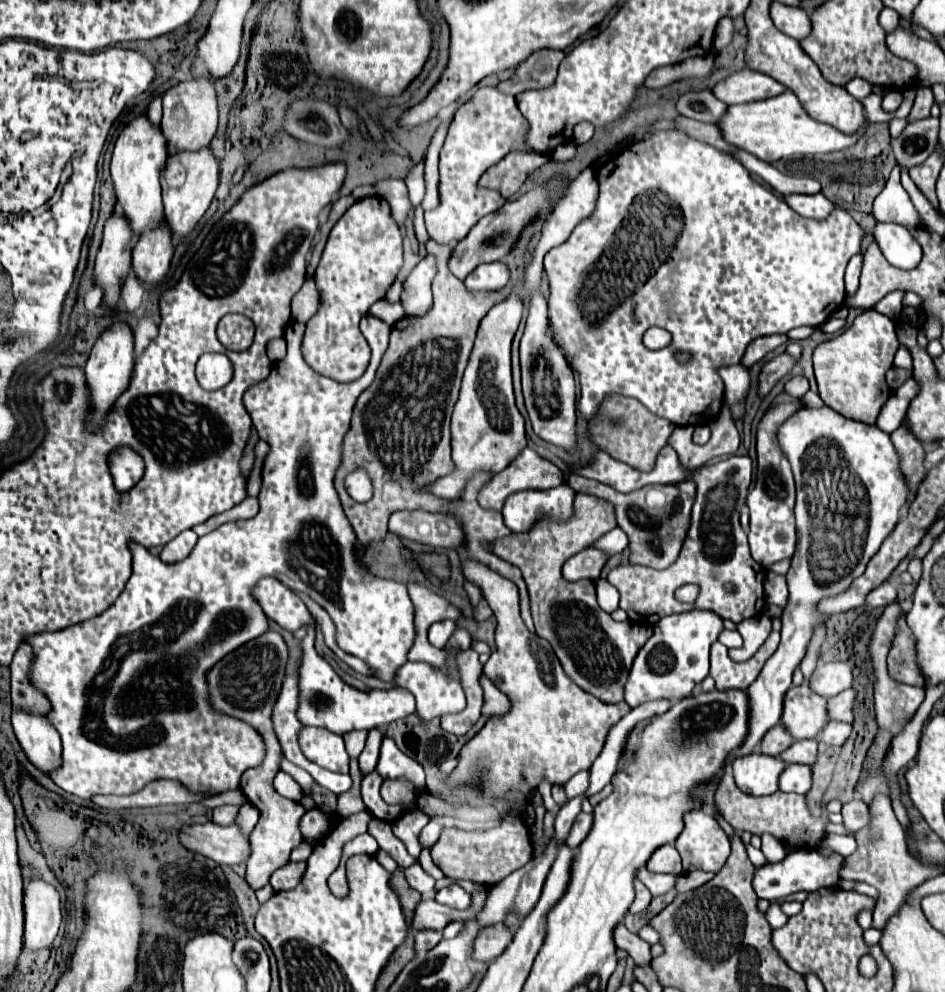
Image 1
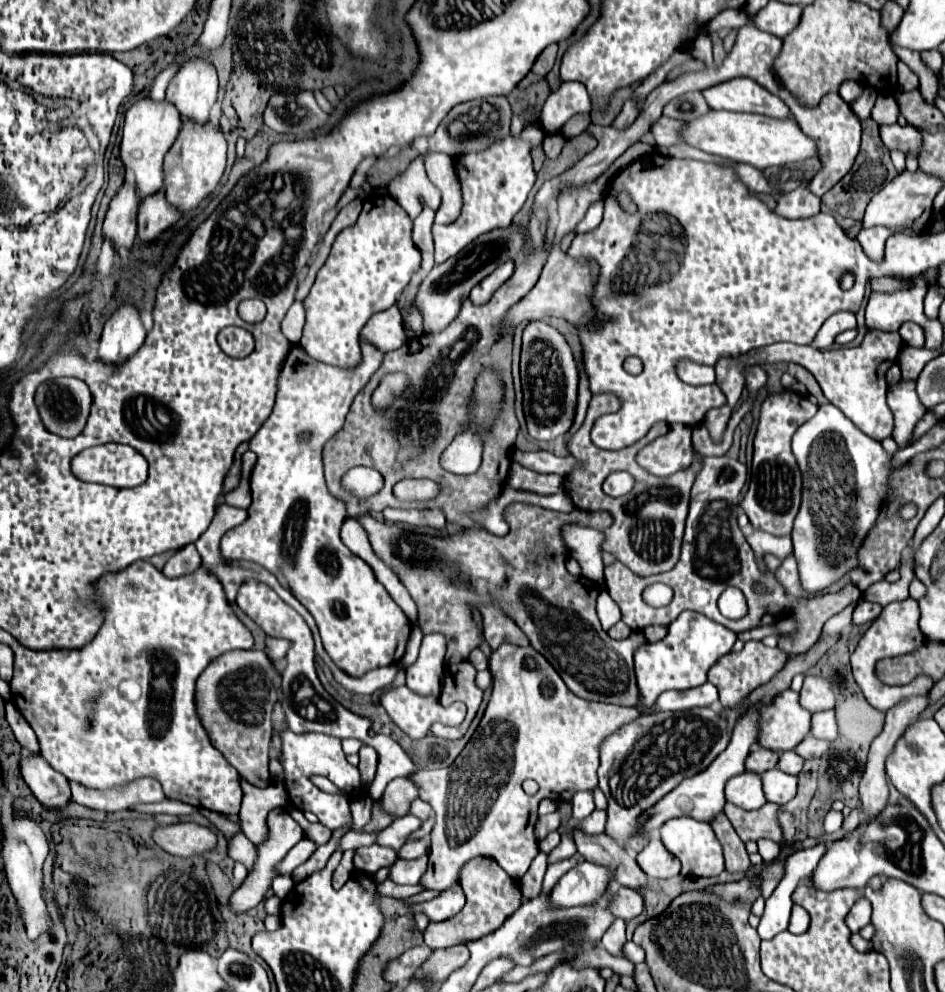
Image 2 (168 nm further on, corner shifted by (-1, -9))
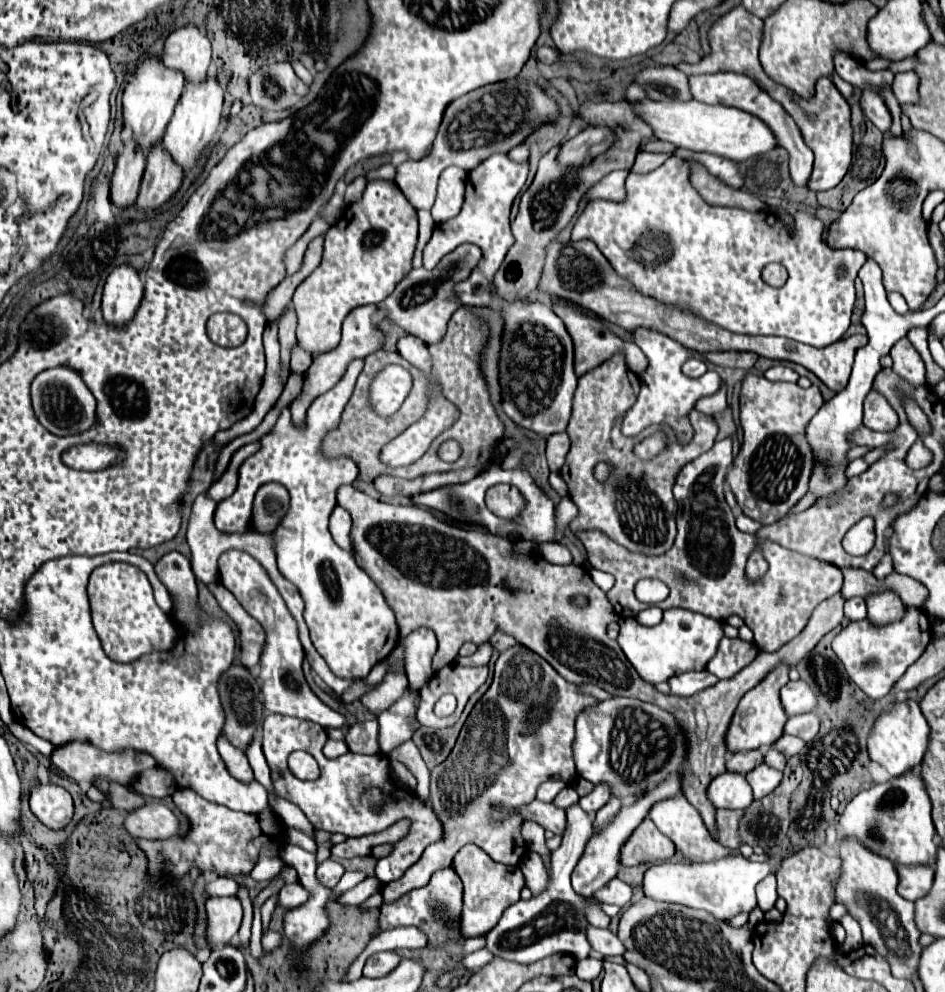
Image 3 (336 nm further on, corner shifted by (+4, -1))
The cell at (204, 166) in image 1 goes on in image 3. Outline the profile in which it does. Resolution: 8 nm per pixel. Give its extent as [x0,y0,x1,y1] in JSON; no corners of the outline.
[163,76,223,170]

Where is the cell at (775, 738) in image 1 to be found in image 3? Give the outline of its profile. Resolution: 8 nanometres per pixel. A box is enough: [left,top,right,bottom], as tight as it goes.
[727,750,763,774]

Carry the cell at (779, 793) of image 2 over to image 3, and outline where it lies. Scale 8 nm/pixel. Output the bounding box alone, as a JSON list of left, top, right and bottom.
[745,764,783,800]

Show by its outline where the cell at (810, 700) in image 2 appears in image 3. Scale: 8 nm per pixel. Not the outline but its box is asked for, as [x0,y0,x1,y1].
[781,680,817,716]

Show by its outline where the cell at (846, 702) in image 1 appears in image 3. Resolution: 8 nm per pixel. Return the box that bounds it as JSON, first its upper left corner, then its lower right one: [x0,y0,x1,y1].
[783,712,819,742]

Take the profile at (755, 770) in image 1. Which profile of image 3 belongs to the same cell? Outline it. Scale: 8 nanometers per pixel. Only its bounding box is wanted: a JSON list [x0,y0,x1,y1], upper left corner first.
[707,772,753,810]

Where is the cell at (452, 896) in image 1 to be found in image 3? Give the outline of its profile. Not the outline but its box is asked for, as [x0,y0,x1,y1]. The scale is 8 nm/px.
[379,868,463,946]

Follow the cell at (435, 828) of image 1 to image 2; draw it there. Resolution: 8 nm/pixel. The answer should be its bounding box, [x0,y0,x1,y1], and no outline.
[398,838,430,858]

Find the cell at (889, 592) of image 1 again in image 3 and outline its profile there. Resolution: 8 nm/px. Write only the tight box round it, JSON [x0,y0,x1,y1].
[845,598,867,622]

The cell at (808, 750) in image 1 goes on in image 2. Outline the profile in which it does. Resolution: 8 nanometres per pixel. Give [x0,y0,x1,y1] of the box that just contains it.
[778,752,804,774]

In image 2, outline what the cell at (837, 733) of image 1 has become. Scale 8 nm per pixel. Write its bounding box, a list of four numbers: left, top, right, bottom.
[796,736,832,760]

